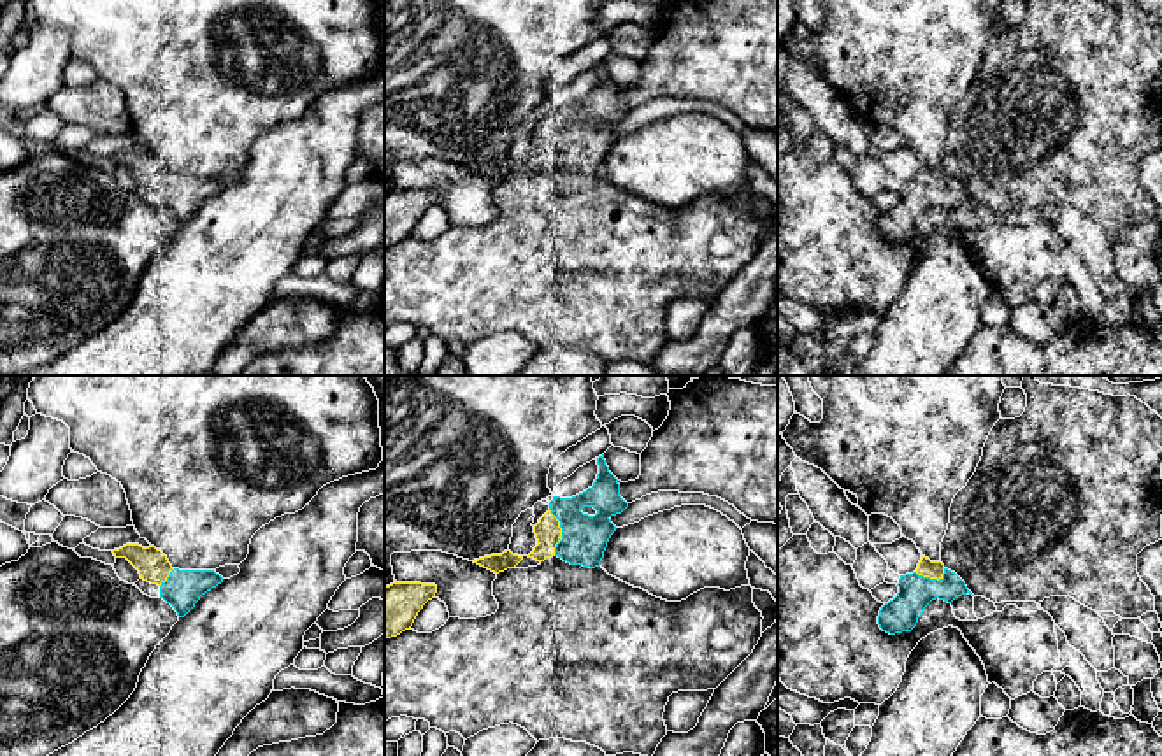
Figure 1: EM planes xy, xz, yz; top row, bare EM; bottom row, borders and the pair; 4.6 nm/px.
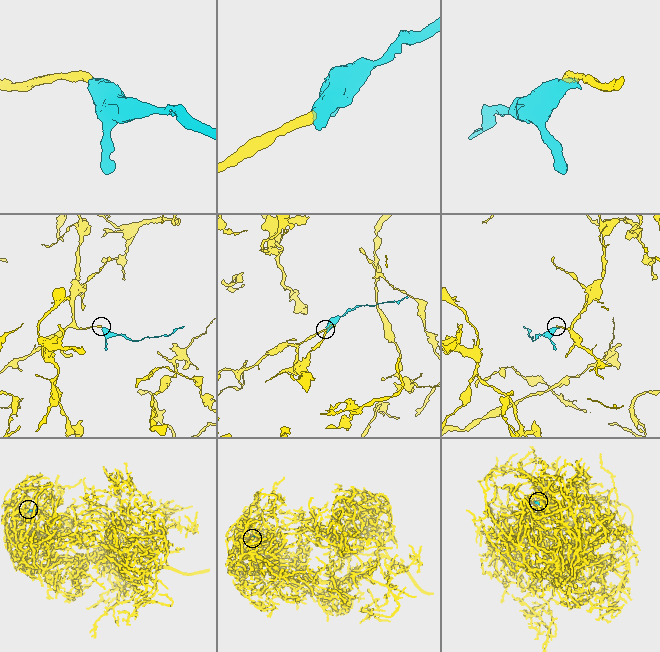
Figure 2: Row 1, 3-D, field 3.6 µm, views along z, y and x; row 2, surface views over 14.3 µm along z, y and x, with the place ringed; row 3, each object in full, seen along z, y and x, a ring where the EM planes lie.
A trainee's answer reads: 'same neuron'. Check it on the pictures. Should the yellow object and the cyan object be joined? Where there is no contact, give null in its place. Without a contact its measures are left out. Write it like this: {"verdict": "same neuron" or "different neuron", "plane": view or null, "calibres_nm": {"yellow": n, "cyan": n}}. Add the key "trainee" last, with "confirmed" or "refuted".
{"verdict": "same neuron", "plane": "xz", "calibres_nm": {"yellow": 120, "cyan": 220}, "trainee": "confirmed"}

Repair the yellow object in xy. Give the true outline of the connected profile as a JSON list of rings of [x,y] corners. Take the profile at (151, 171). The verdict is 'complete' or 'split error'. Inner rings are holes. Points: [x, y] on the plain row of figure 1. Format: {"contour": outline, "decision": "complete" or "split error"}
{"contour": [[[126,151],[112,158],[116,165],[126,165],[140,181],[140,186],[160,193],[160,205],[184,225],[202,202],[223,189],[214,177],[179,177],[154,153]]], "decision": "split error"}

